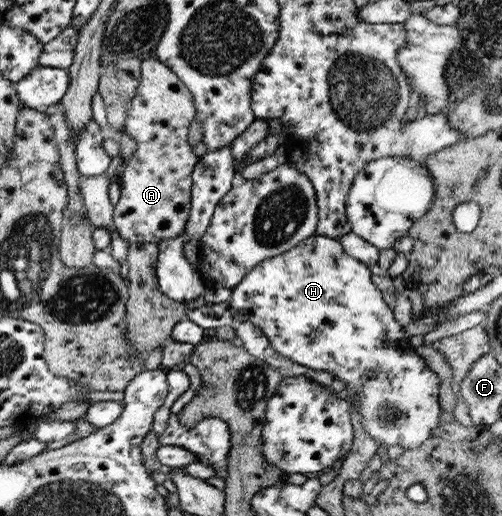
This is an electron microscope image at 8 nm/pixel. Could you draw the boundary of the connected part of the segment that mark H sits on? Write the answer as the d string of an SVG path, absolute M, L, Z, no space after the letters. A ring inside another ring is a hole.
M314 235L303 240L288 252L273 256L273 258L263 260L263 263L257 264L257 267L247 273L243 277L243 280L241 280L241 283L232 289L232 299L229 302L236 309L236 312L244 313L253 324L256 324L265 333L265 336L270 340L270 346L278 354L302 366L316 370L325 370L333 373L334 378L340 378L346 384L348 392L346 400L349 401L350 408L358 408L360 423L362 424L362 428L364 428L364 432L375 439L379 445L384 444L386 447L389 447L397 446L398 444L404 449L417 448L428 440L431 436L431 431L437 428L437 425L440 423L442 409L439 404L439 386L441 380L425 364L425 360L417 354L416 349L409 343L410 336L405 331L405 327L395 321L393 309L389 308L384 302L382 293L371 281L371 275L369 266L363 264L363 262L359 262L357 258L351 258L349 254L345 254L345 250L343 250L343 246L338 239Z

